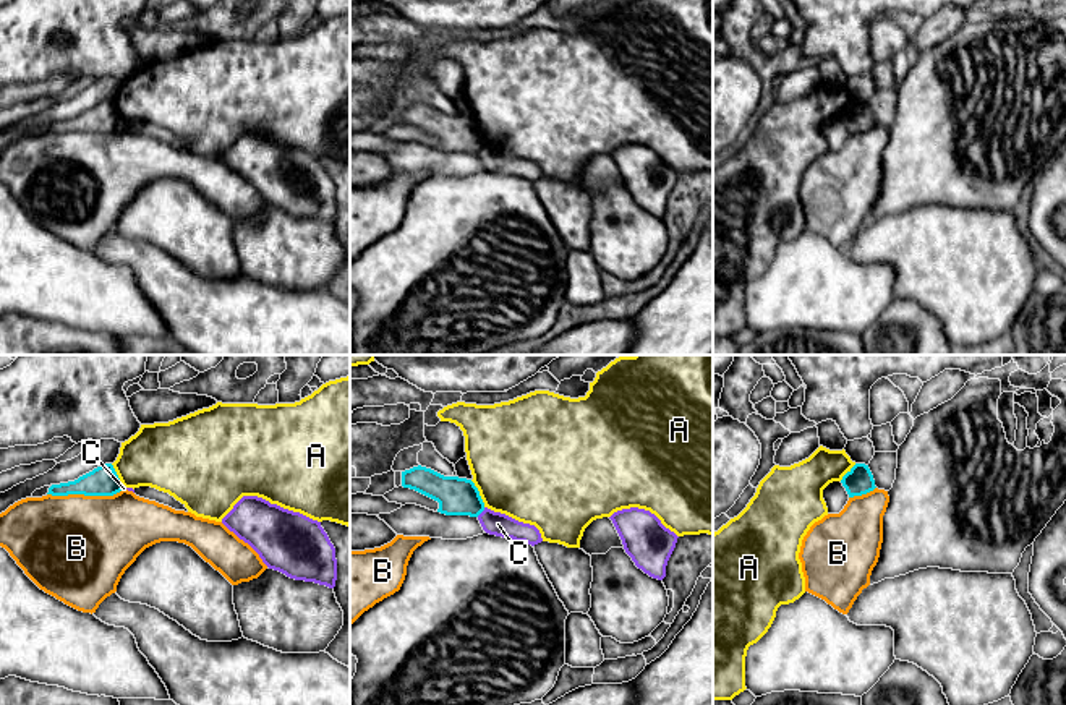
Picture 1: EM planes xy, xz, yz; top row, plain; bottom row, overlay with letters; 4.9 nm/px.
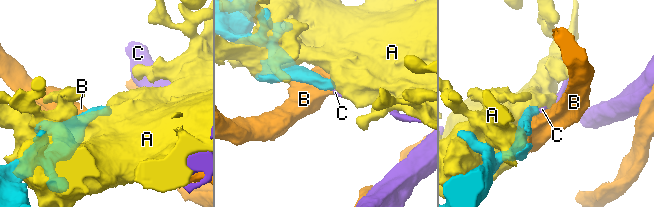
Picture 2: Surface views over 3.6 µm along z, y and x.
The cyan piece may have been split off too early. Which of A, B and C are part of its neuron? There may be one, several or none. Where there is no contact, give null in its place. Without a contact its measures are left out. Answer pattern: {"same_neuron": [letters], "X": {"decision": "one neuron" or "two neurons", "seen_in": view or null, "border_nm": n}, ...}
{"same_neuron": [], "A": {"decision": "two neurons", "seen_in": "xz", "border_nm": 150}, "B": {"decision": "two neurons", "seen_in": "xy", "border_nm": 380}, "C": {"decision": "two neurons", "seen_in": "xz", "border_nm": 60}}

